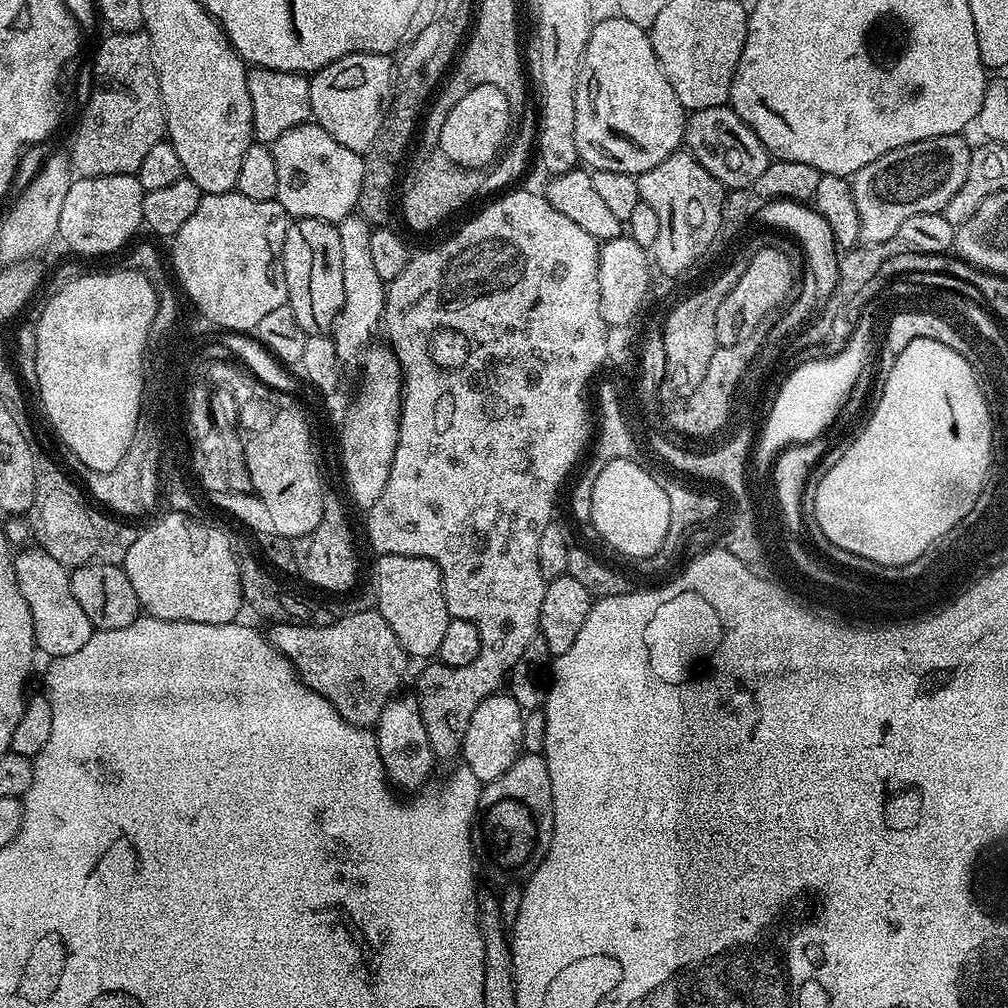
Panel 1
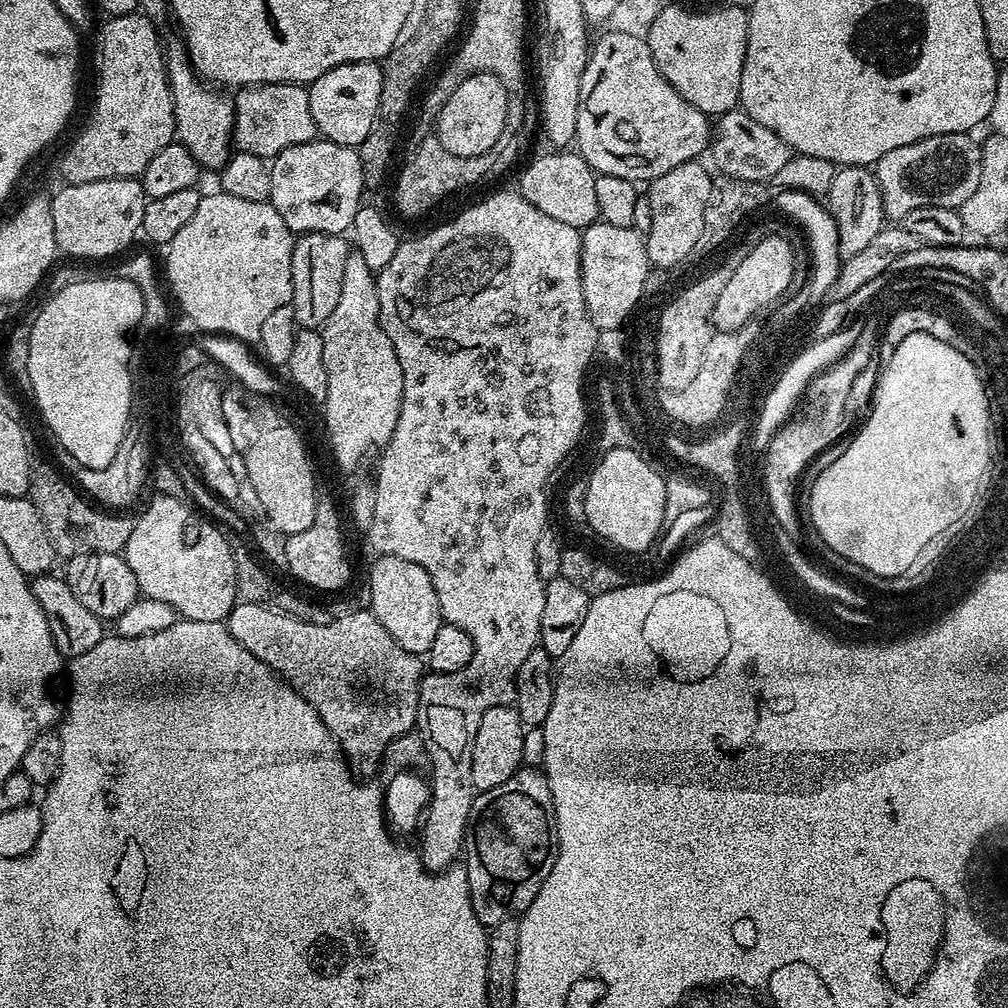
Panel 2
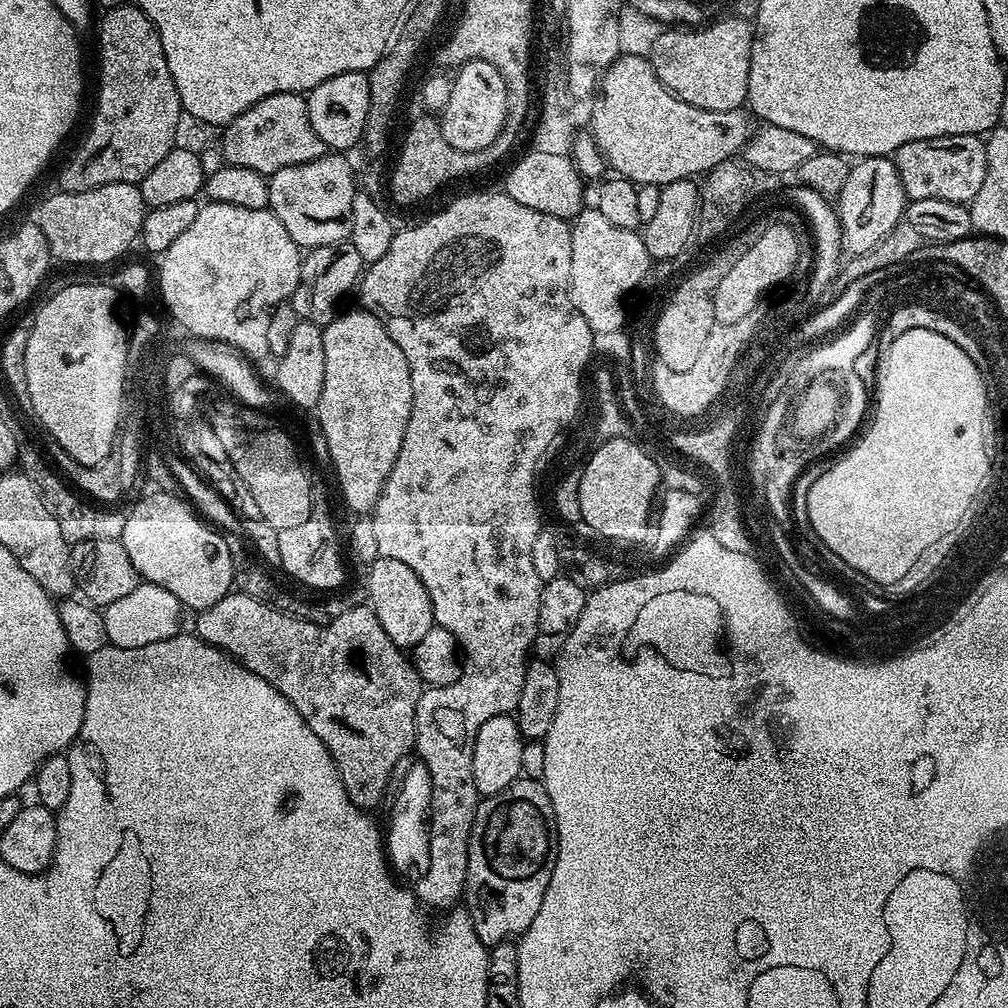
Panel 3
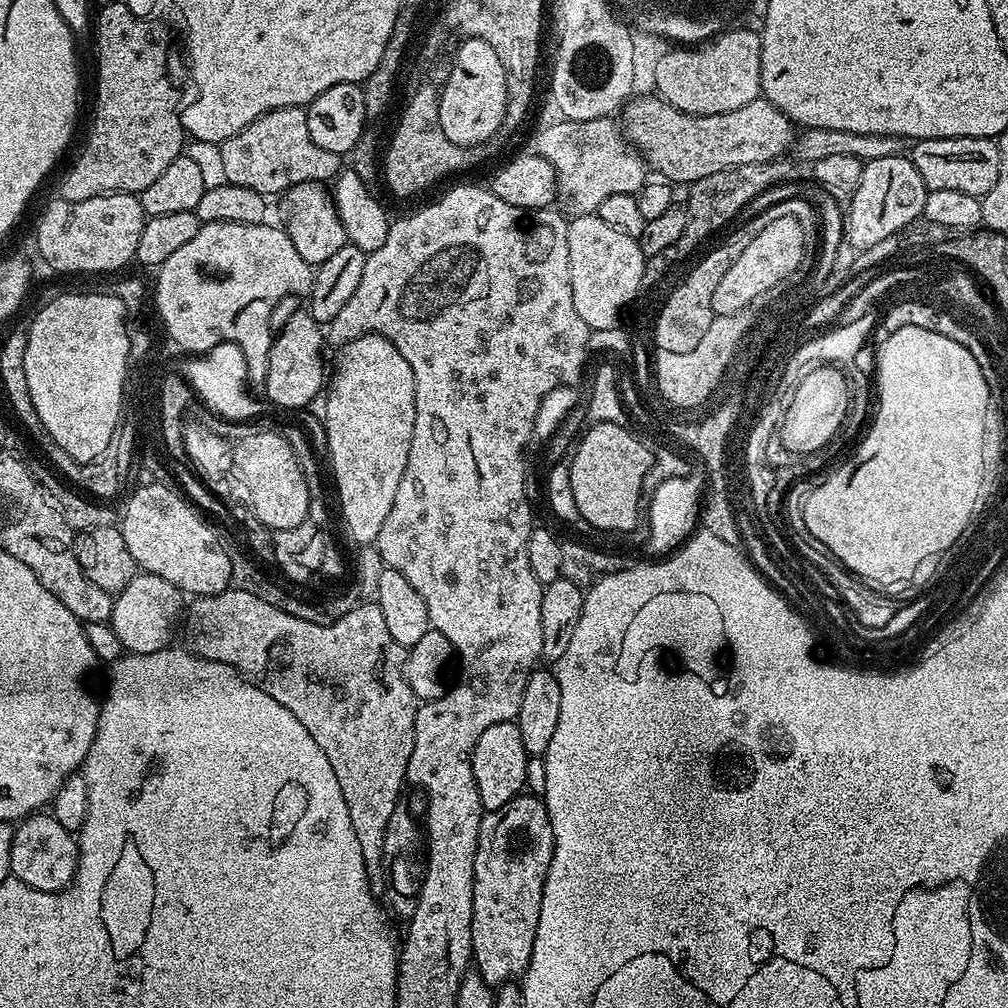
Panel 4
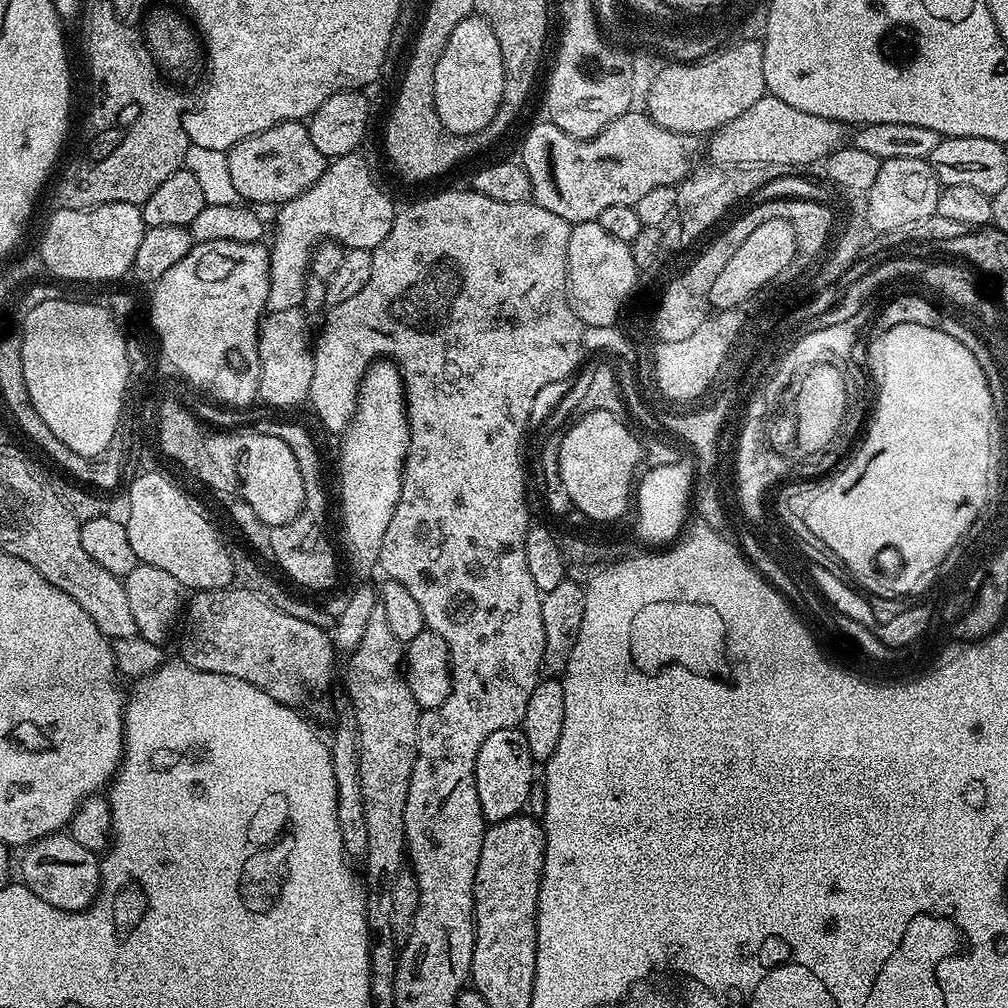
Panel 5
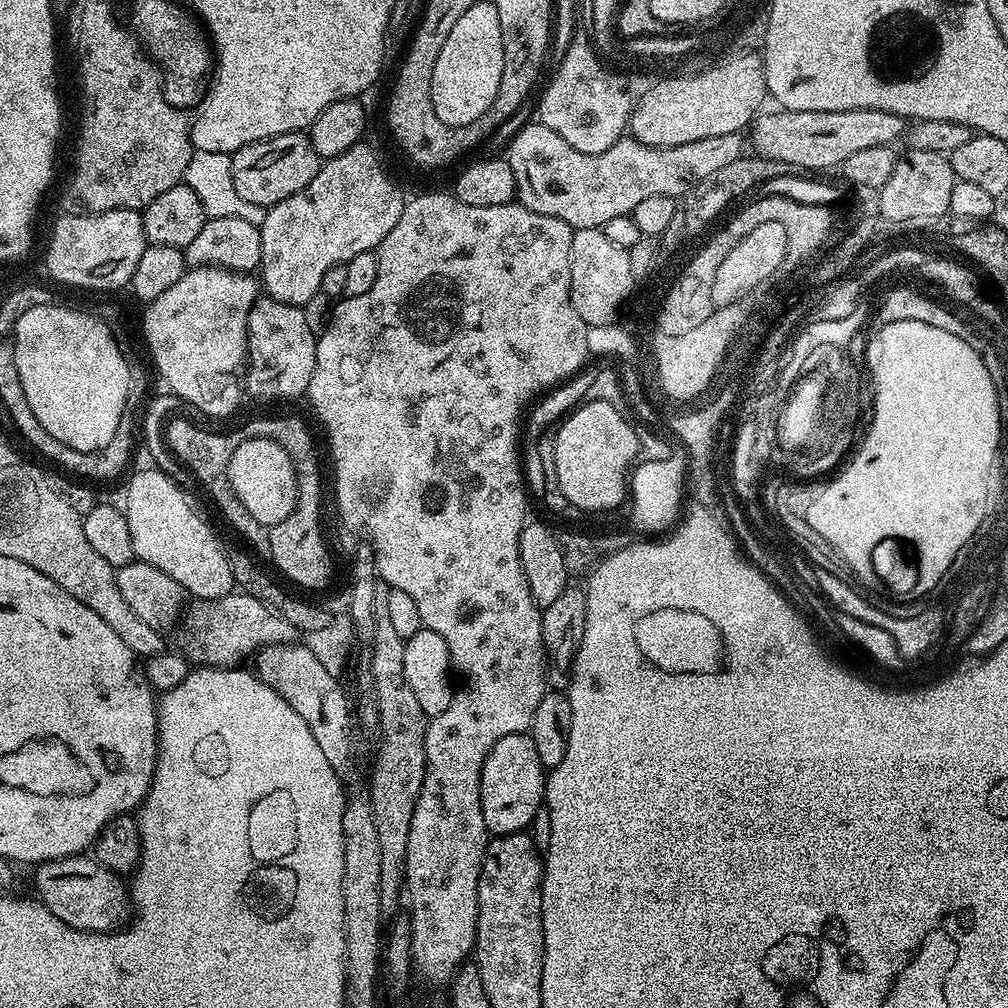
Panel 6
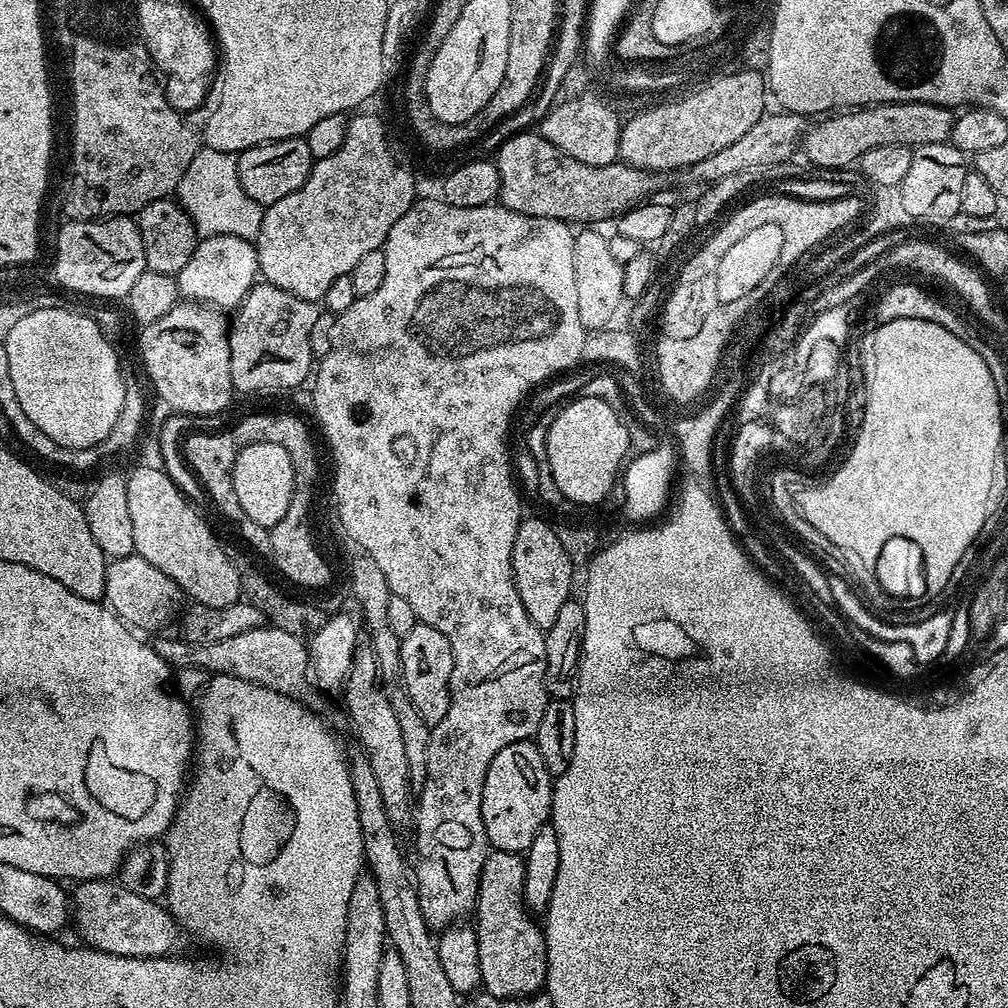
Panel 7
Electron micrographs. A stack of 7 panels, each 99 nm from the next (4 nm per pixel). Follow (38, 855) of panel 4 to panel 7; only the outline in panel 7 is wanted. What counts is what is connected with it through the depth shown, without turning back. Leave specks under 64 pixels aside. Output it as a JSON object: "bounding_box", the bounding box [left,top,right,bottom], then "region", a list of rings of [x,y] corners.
{"bounding_box":[74,878,182,958],"region":[[[112,878],[81,880],[75,885],[74,924],[85,945],[106,954],[150,958],[170,956],[177,951],[182,929],[163,903],[142,898]]]}

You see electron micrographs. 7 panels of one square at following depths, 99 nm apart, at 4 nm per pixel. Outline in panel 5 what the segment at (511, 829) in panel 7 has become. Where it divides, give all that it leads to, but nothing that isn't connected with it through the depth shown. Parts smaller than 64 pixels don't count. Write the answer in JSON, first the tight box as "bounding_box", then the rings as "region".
{"bounding_box":[474,728,534,824],"region":[[[520,728],[494,730],[494,734],[490,734],[486,742],[482,742],[482,750],[478,750],[474,778],[478,802],[488,824],[496,824],[511,816],[521,815],[527,809],[528,795],[534,783],[532,767],[534,761],[530,746],[526,746],[526,738]]]}

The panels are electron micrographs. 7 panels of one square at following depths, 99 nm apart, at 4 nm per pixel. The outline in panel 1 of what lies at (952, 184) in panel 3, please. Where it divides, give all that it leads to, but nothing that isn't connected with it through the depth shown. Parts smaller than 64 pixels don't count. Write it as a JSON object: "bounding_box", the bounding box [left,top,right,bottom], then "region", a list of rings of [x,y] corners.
{"bounding_box":[852,135,973,244],"region":[[[963,135],[939,136],[926,138],[918,142],[910,142],[910,146],[898,146],[898,150],[890,150],[882,154],[882,158],[874,158],[870,166],[862,166],[852,177],[852,197],[860,223],[860,239],[864,244],[895,240],[900,235],[902,222],[914,214],[930,214],[943,212],[946,202],[958,194],[962,182],[966,182],[966,170],[970,170],[970,154],[973,145],[964,141]]]}

